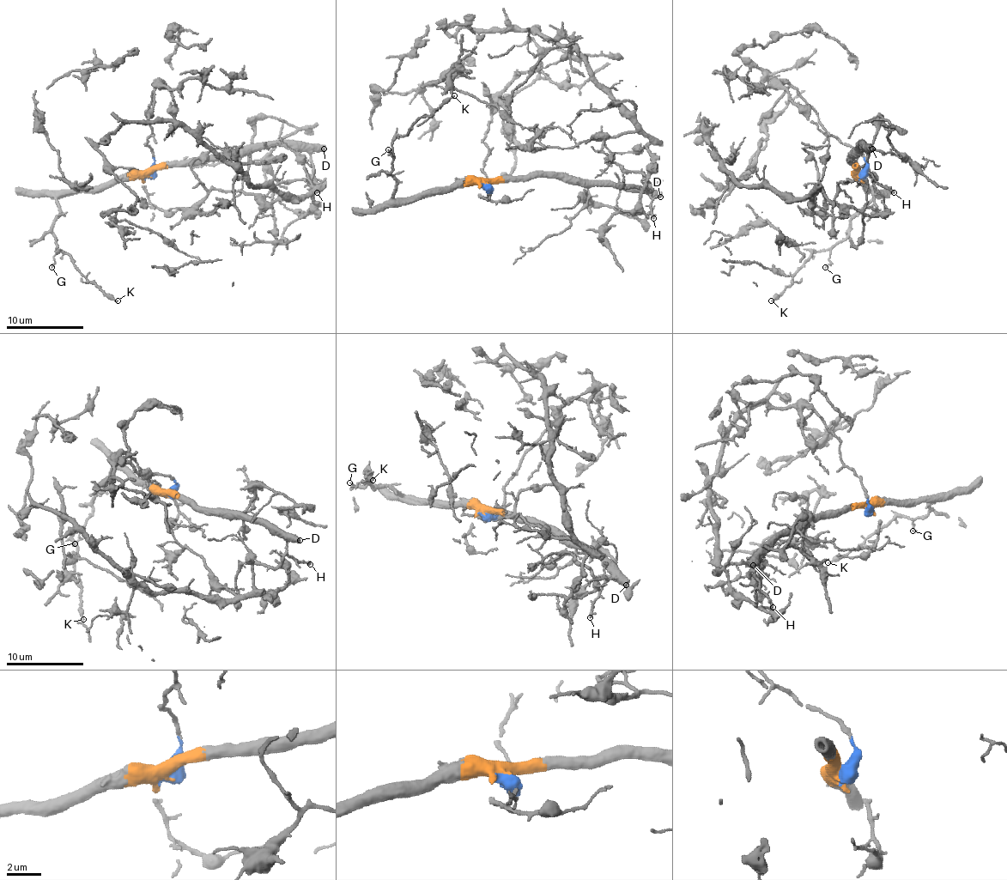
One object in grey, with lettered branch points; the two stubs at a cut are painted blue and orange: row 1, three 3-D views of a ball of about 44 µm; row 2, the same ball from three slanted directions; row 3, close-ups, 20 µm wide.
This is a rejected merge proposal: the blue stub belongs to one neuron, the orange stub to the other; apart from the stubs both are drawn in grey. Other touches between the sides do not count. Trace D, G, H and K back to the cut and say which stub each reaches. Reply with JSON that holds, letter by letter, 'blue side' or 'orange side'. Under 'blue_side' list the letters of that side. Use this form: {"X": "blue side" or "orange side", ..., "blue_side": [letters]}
{"D": "orange side", "G": "orange side", "H": "orange side", "K": "orange side", "blue_side": []}

